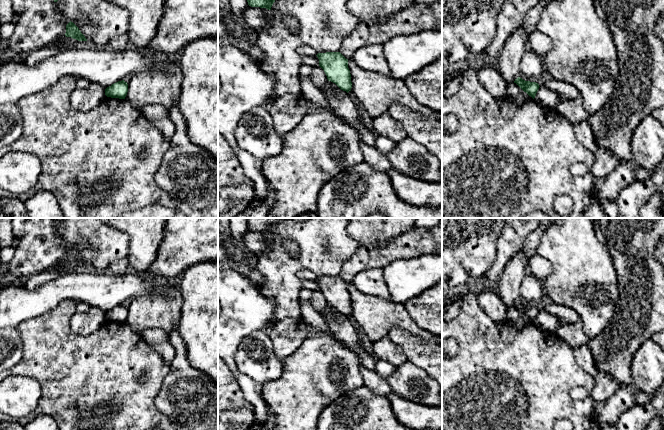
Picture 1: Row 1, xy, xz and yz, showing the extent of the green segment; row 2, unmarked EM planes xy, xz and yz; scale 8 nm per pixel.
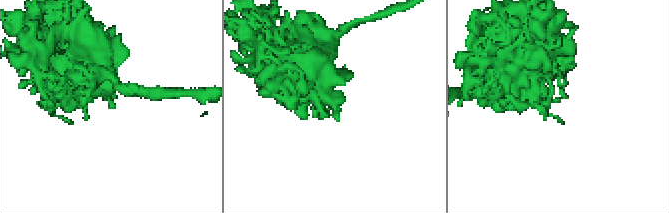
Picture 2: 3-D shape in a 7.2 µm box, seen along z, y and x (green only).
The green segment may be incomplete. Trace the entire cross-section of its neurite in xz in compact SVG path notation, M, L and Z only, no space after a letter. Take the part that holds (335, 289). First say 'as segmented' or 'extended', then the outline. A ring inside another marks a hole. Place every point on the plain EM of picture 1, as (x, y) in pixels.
as segmented; M340 276L318 277L319 290L324 294L328 305L335 307L347 317L351 315L351 298L348 292L348 283Z

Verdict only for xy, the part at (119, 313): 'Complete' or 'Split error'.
Complete

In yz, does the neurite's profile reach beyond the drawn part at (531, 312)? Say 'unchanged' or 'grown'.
unchanged

